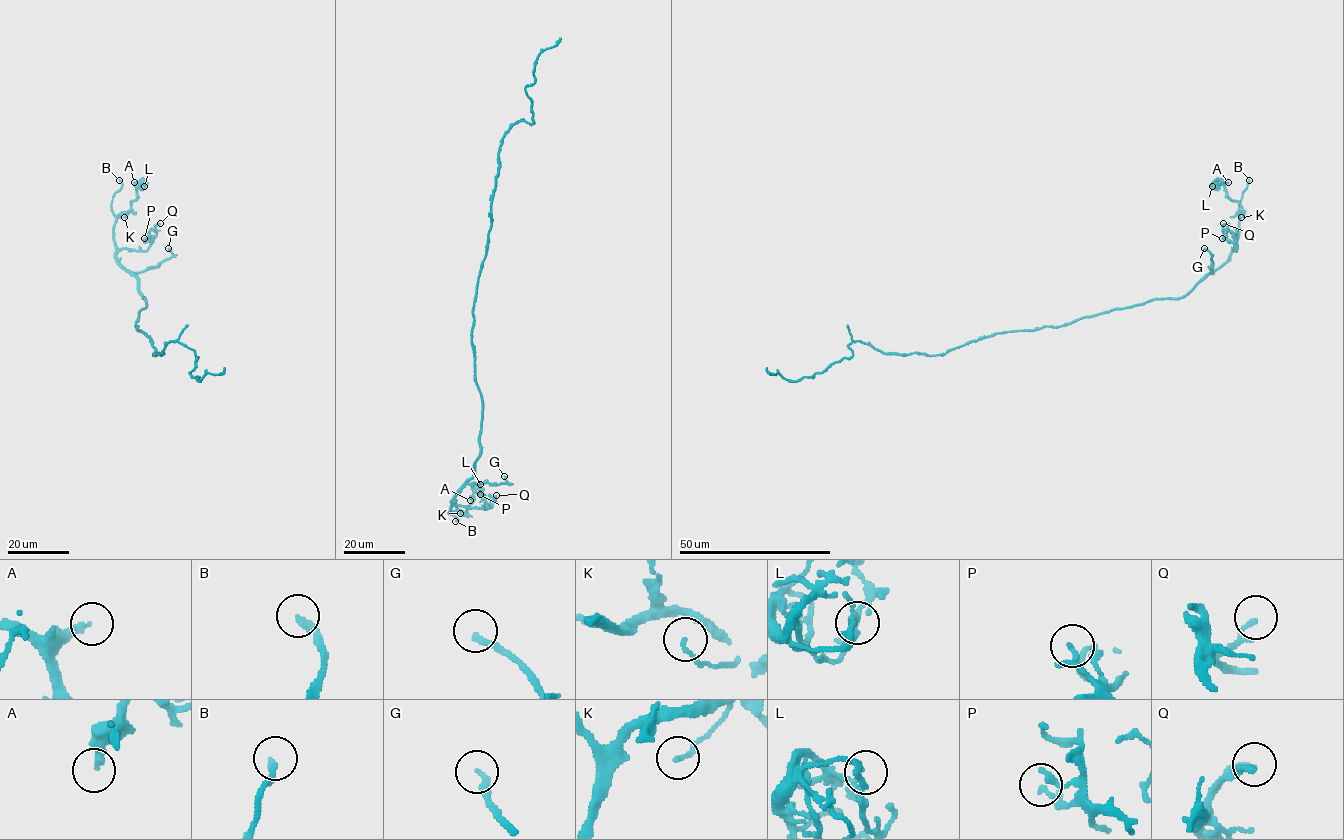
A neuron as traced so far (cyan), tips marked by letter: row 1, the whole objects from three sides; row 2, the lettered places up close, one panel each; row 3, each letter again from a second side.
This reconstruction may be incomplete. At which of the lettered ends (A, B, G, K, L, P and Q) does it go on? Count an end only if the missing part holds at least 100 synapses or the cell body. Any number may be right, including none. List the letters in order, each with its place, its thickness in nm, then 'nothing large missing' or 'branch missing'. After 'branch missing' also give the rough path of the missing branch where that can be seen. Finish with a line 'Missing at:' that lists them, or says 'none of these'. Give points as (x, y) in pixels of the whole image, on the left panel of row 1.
A: place (134, 182); calibre 260 nm; nothing large missing
B: place (119, 180); calibre 200 nm; branch missing; course (119, 180), (102, 182), (93, 177), (83, 158)
G: place (168, 248); calibre 200 nm; nothing large missing
K: place (124, 217); calibre 120 nm; nothing large missing
L: place (144, 186); calibre 140 nm; nothing large missing
P: place (144, 238); calibre 100 nm; nothing large missing
Q: place (160, 223); calibre 170 nm; nothing large missing
Missing at: B

